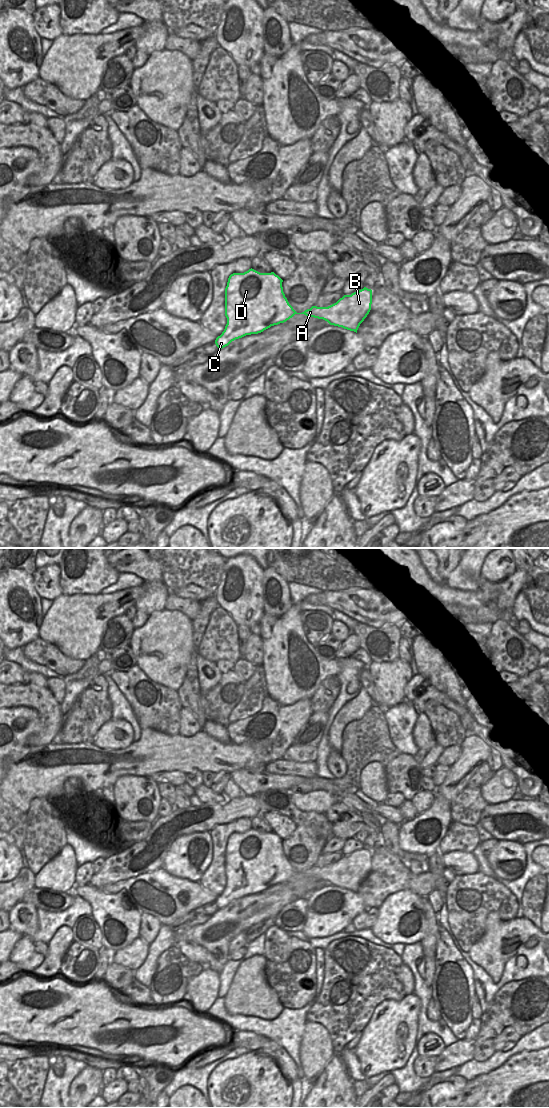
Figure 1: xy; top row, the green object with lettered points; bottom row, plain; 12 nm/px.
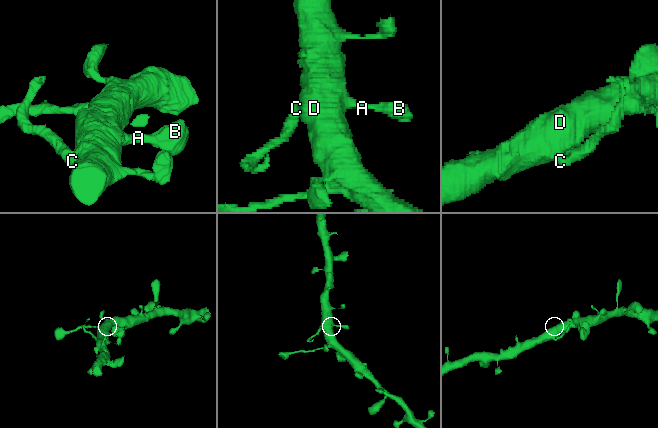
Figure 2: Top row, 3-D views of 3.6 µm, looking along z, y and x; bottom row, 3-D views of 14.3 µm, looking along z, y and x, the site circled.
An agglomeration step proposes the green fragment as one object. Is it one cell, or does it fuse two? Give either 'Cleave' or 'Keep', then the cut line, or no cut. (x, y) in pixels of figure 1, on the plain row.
Cleave. Split along xy (220, 895), (228, 897), (231, 901)

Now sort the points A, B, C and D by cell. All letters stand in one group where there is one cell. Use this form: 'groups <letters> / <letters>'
groups A B D / C

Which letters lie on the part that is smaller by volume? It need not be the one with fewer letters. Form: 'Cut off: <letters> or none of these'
Cut off: C

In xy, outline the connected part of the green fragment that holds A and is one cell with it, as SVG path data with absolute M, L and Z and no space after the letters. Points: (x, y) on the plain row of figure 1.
M252 828L244 833L231 834L225 848L225 876L227 884L221 897L226 896L231 901L234 901L246 895L258 894L271 886L286 882L295 874L304 874L308 877L323 879L330 885L357 893L360 884L371 870L372 850L364 847L351 855L344 855L336 863L328 867L312 866L302 873L297 873L285 857L282 842L283 840L274 832L260 833Z

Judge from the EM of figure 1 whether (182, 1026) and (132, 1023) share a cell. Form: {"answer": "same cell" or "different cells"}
{"answer": "same cell"}

